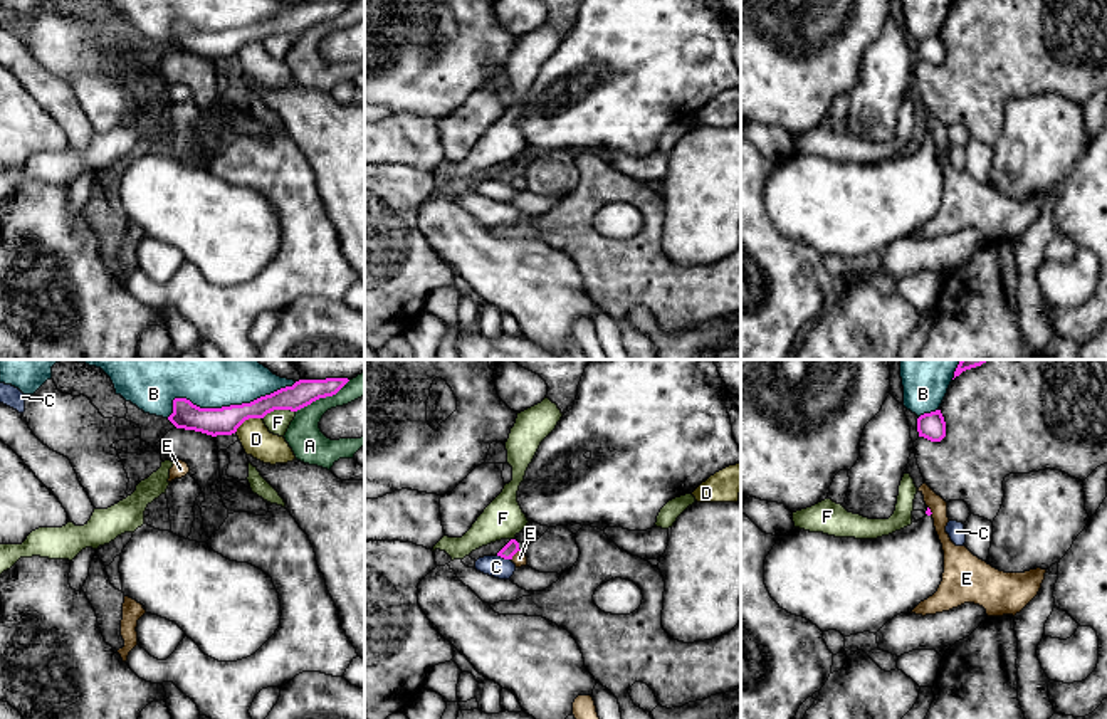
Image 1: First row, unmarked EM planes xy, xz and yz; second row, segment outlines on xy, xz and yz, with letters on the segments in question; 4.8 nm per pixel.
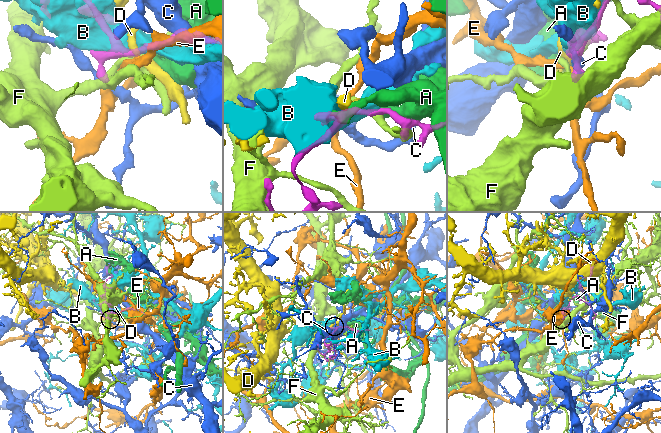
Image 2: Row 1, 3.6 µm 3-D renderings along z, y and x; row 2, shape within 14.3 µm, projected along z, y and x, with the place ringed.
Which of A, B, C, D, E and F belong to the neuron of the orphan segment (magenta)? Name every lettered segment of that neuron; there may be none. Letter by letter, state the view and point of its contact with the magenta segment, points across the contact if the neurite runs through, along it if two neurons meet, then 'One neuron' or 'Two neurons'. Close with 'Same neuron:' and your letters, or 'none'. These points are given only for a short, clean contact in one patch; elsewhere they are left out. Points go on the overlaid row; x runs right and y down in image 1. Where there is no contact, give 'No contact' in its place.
A: Touches magenta at xy (323, 397). Two neurons
B: Touches magenta at xy (225, 407). Two neurons
C: Touches magenta at xz (504, 558). Two neurons
D: Touches magenta at xy (247, 419). Boundary: xy (261, 417), (251, 417), (234, 432). Two neurons
E: Touches magenta at xz (514, 553). Boundary: xz (519, 550), (511, 560). Two neurons
F: Touches magenta at xy (278, 409). Two neurons
Same neuron: none

